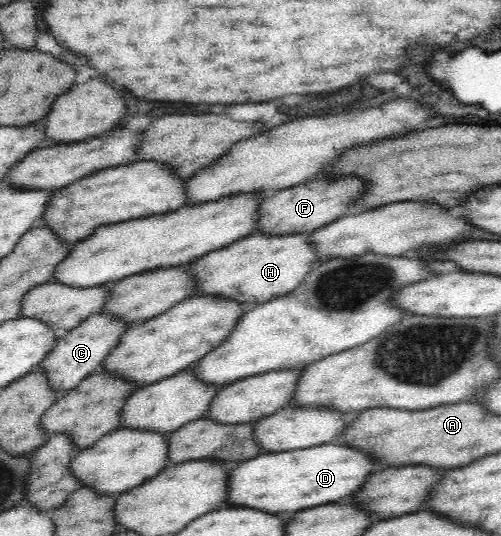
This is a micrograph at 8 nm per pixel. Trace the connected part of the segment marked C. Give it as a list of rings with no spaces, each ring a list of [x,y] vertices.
[[[102,311],[90,315],[76,328],[69,330],[56,340],[54,351],[42,362],[38,369],[48,373],[50,385],[58,391],[70,391],[78,386],[82,380],[86,380],[92,373],[100,371],[104,360],[111,356],[128,328],[132,324],[126,319],[114,315],[108,311]]]

